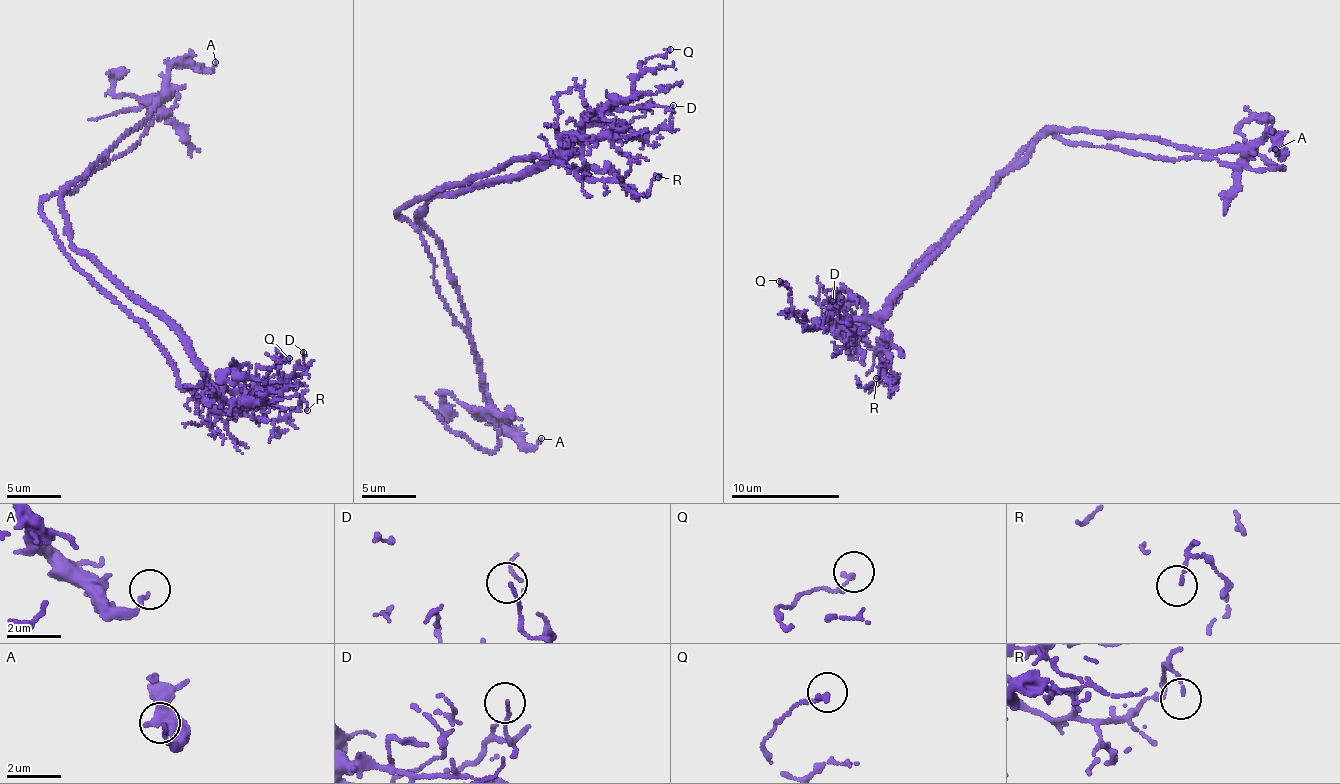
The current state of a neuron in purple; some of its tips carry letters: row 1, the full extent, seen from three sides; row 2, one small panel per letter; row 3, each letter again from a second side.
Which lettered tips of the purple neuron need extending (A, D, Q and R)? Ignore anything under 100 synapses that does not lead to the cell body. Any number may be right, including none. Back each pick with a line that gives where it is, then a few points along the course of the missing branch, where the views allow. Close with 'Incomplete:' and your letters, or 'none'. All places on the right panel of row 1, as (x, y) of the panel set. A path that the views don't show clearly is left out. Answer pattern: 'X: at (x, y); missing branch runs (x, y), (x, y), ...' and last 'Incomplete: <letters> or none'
Incomplete: none

